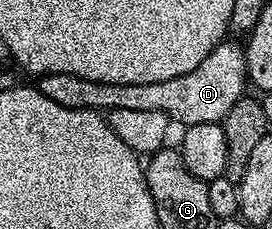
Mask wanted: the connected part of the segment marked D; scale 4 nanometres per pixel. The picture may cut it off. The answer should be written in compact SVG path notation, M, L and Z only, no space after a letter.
M226 40L216 46L199 64L183 76L155 84L103 84L101 81L85 80L70 73L51 73L42 75L37 82L38 89L45 96L67 108L108 112L115 108L138 109L143 111L161 111L170 121L179 122L182 127L201 123L224 121L227 112L244 97L248 85L246 56L244 47L238 42Z

